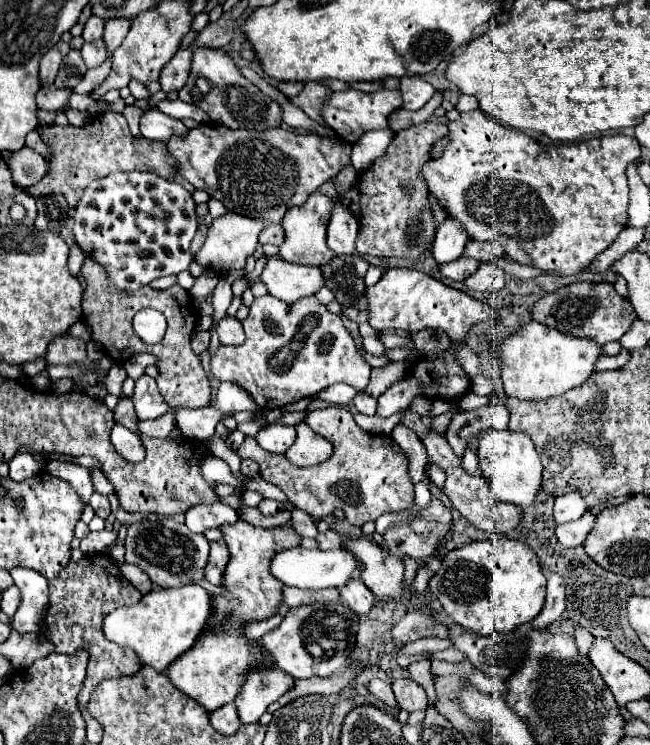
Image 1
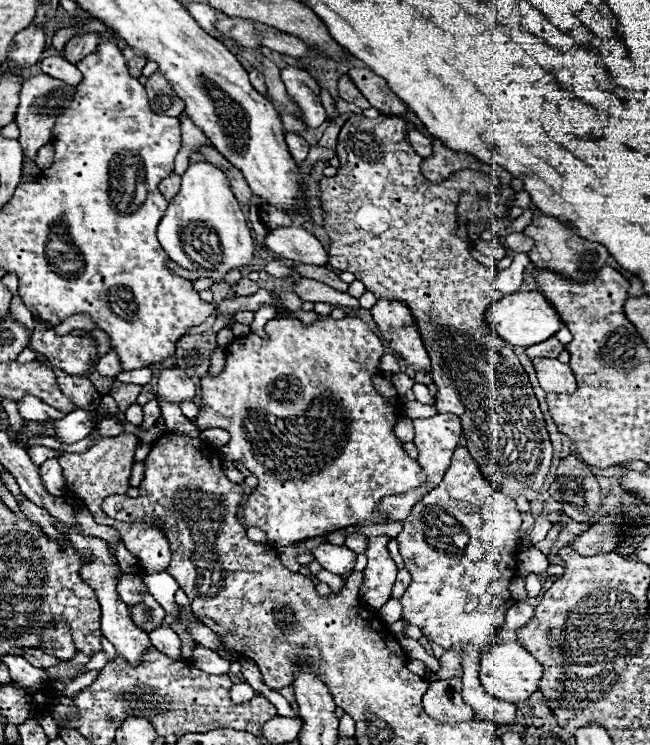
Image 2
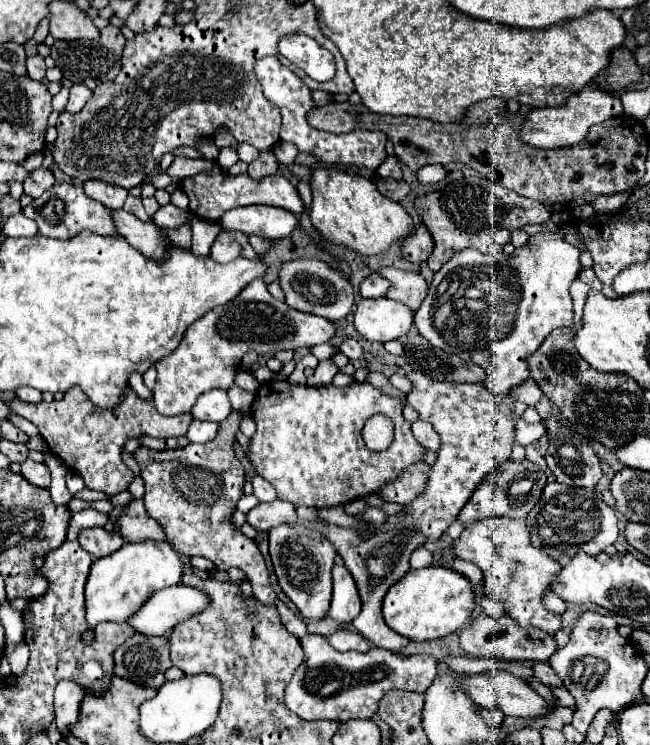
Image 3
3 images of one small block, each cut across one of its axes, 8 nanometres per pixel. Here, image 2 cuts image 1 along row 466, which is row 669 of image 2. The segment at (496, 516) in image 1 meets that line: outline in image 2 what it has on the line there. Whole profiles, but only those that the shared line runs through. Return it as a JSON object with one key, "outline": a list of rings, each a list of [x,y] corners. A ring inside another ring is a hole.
{"outline":[[[452,648],[446,650],[444,656],[440,658],[442,668],[436,672],[438,680],[448,680],[450,676],[460,676],[462,672],[462,656],[460,656],[460,648]]]}

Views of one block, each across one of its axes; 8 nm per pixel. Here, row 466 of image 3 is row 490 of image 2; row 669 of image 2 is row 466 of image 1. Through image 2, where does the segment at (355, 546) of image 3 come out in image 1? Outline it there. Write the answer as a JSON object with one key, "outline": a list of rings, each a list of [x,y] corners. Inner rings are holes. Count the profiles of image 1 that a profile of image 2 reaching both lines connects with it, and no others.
{"outline":[[[466,448],[464,456],[462,456],[462,466],[464,466],[464,470],[466,470],[468,474],[476,474],[476,472],[478,472],[478,456],[476,456],[474,450]]]}

